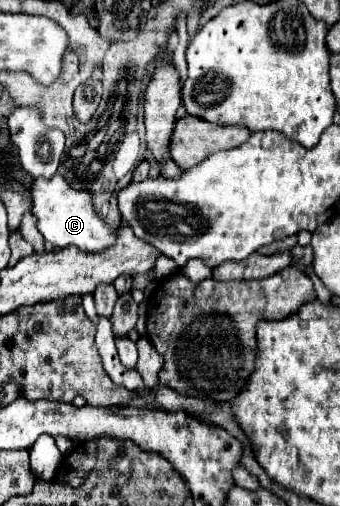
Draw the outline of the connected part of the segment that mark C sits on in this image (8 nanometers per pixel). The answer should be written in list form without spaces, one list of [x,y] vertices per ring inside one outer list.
[[[56,174],[50,180],[36,178],[32,186],[32,212],[38,218],[38,230],[46,242],[58,248],[76,246],[82,252],[102,252],[116,244],[118,230],[124,226],[110,226],[108,220],[96,212],[94,208],[94,194],[88,190],[74,190],[70,184]]]

